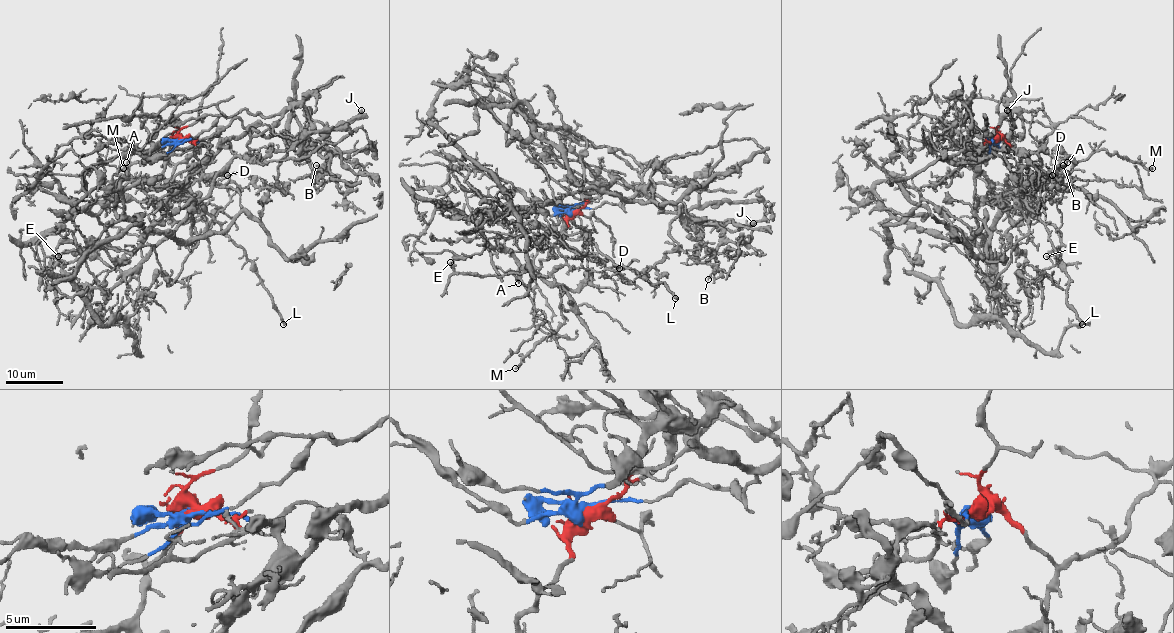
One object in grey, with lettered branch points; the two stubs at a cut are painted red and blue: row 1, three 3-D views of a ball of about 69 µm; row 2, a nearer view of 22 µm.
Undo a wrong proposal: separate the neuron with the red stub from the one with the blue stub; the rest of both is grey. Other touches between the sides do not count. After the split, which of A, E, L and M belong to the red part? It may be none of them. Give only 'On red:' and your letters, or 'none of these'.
On red: A, E, L, M

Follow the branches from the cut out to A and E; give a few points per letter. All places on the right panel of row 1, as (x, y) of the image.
A: (996, 140), (1019, 154), (1007, 180), (1010, 209), (1027, 214), (1032, 190), (1066, 161)
E: (996, 140), (1004, 140), (1020, 164), (1007, 180), (1004, 203), (1058, 232), (1055, 264), (1046, 255)

